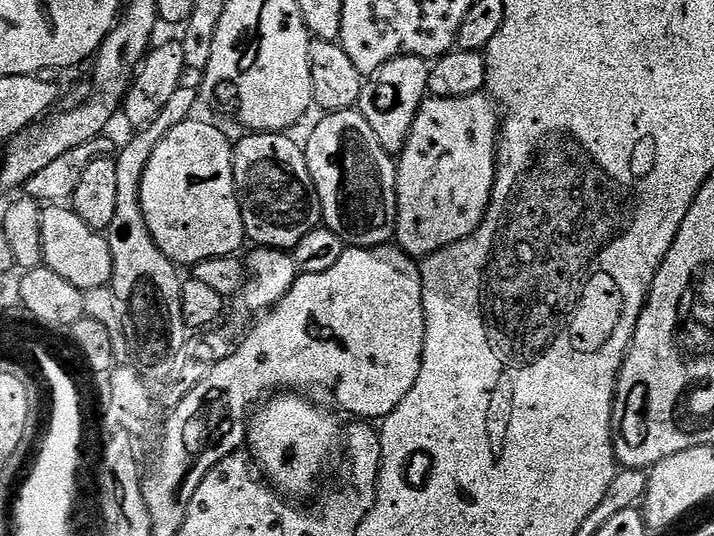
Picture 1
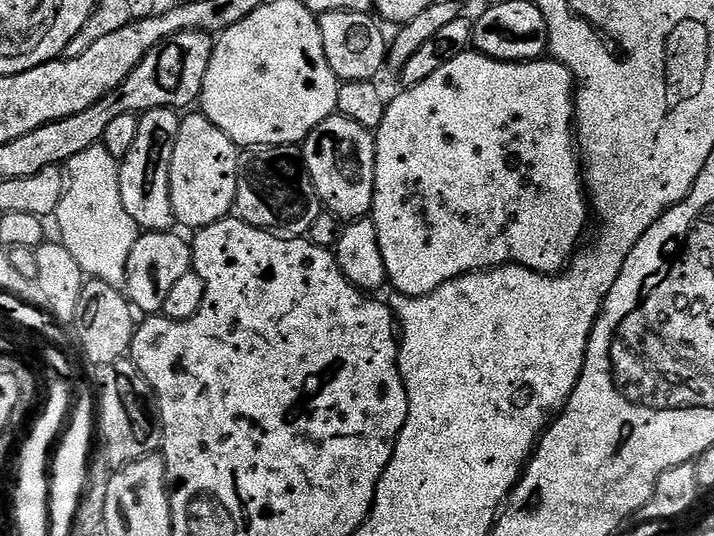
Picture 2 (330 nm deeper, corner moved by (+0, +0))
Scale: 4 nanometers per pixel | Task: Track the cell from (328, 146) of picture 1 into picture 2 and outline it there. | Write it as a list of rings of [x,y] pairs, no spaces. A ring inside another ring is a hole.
[[[333,114],[306,137],[302,145],[304,165],[320,196],[320,203],[341,221],[367,217],[374,202],[376,138],[369,129],[350,122],[350,118]]]

